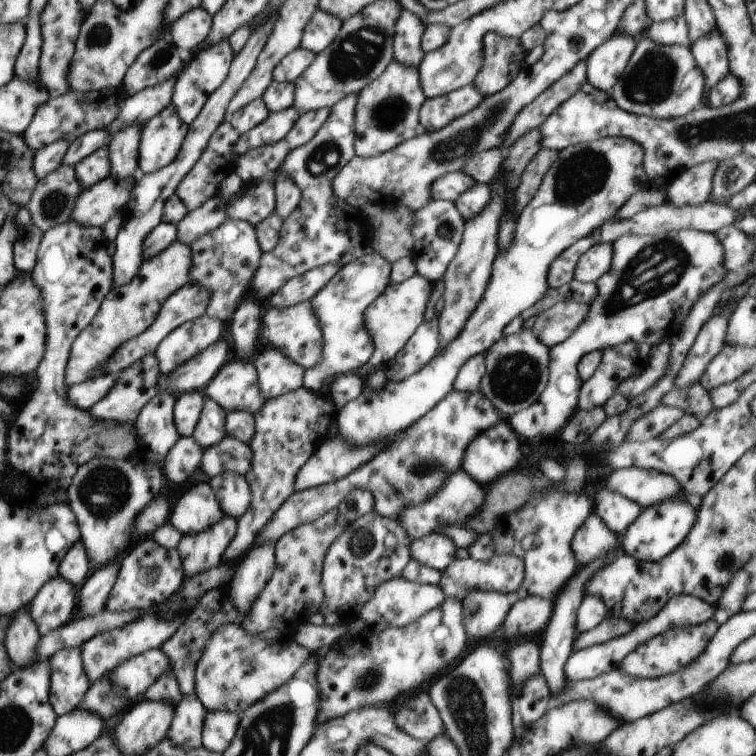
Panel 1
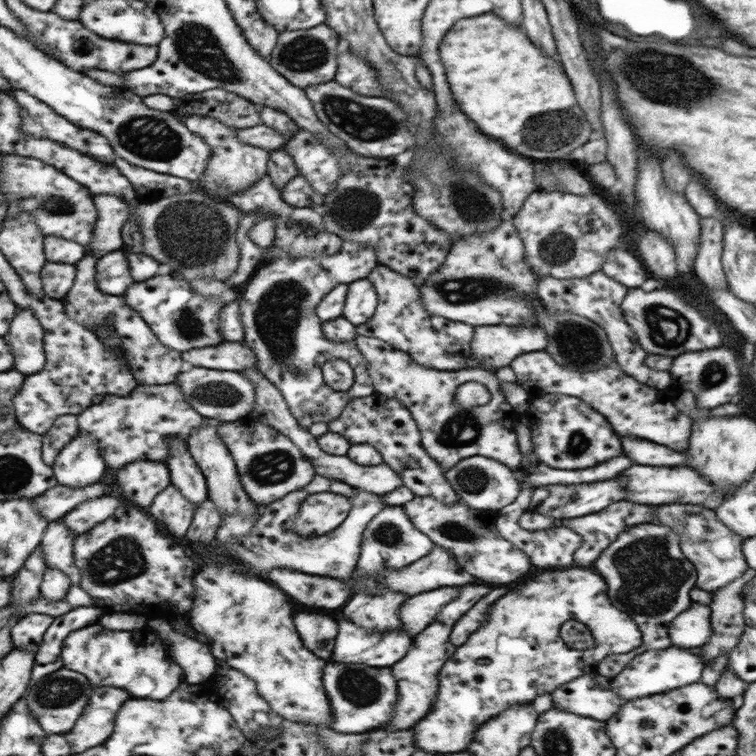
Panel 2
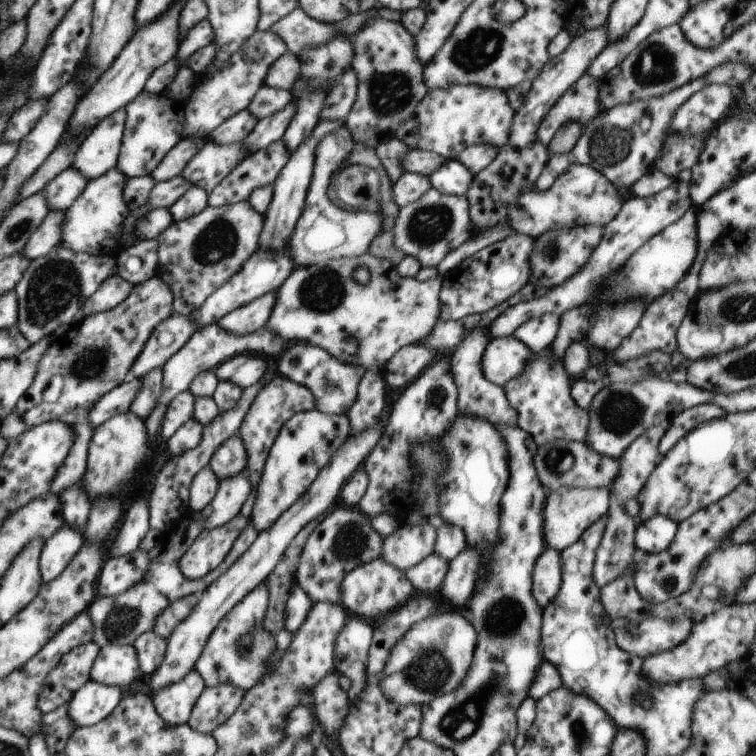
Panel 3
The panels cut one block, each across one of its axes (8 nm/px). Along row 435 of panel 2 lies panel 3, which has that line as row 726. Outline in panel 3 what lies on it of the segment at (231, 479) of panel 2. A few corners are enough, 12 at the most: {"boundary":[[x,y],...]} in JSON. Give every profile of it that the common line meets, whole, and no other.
{"boundary":[[205,687],[188,726],[212,734],[242,704],[245,690]]}

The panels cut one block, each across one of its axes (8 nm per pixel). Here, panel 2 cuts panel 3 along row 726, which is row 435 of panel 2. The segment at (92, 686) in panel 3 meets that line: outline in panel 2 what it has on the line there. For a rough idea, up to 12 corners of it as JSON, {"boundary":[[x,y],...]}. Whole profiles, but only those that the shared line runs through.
{"boundary":[[91,434],[66,443],[51,467],[58,484],[84,488],[107,470]]}

